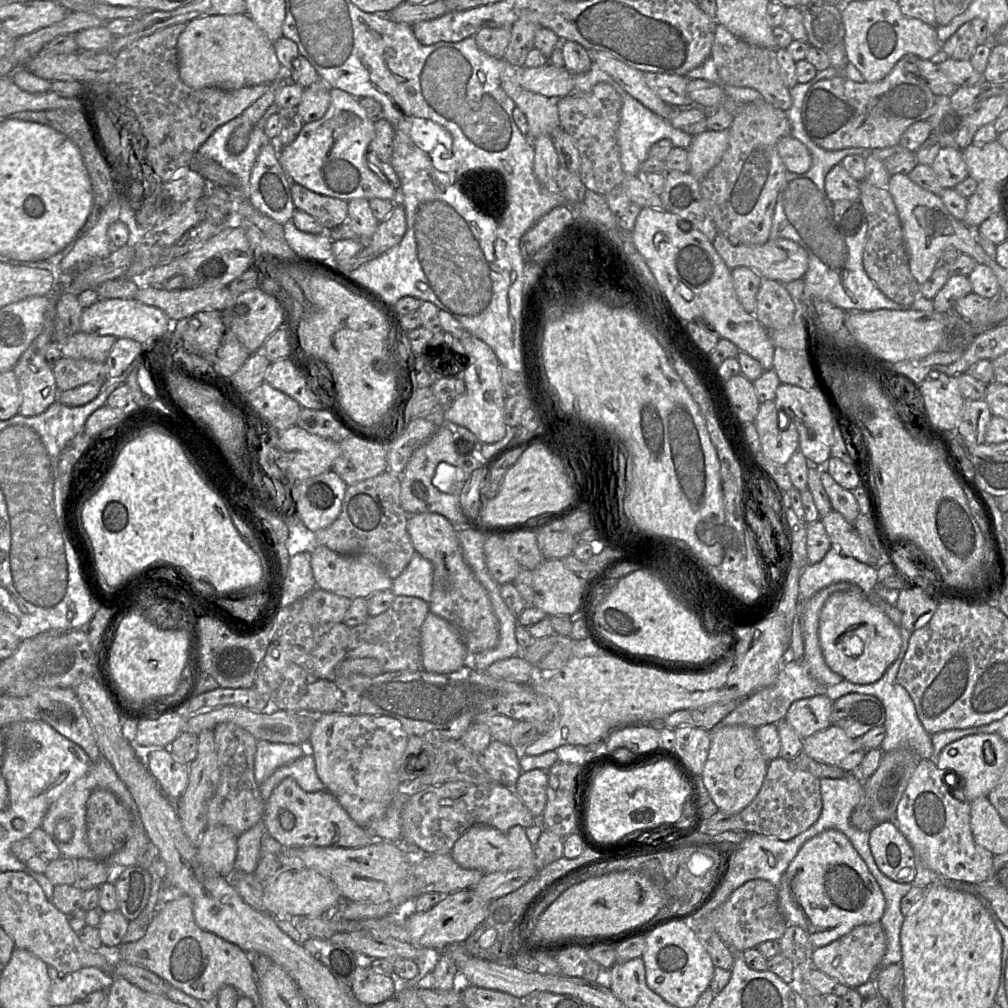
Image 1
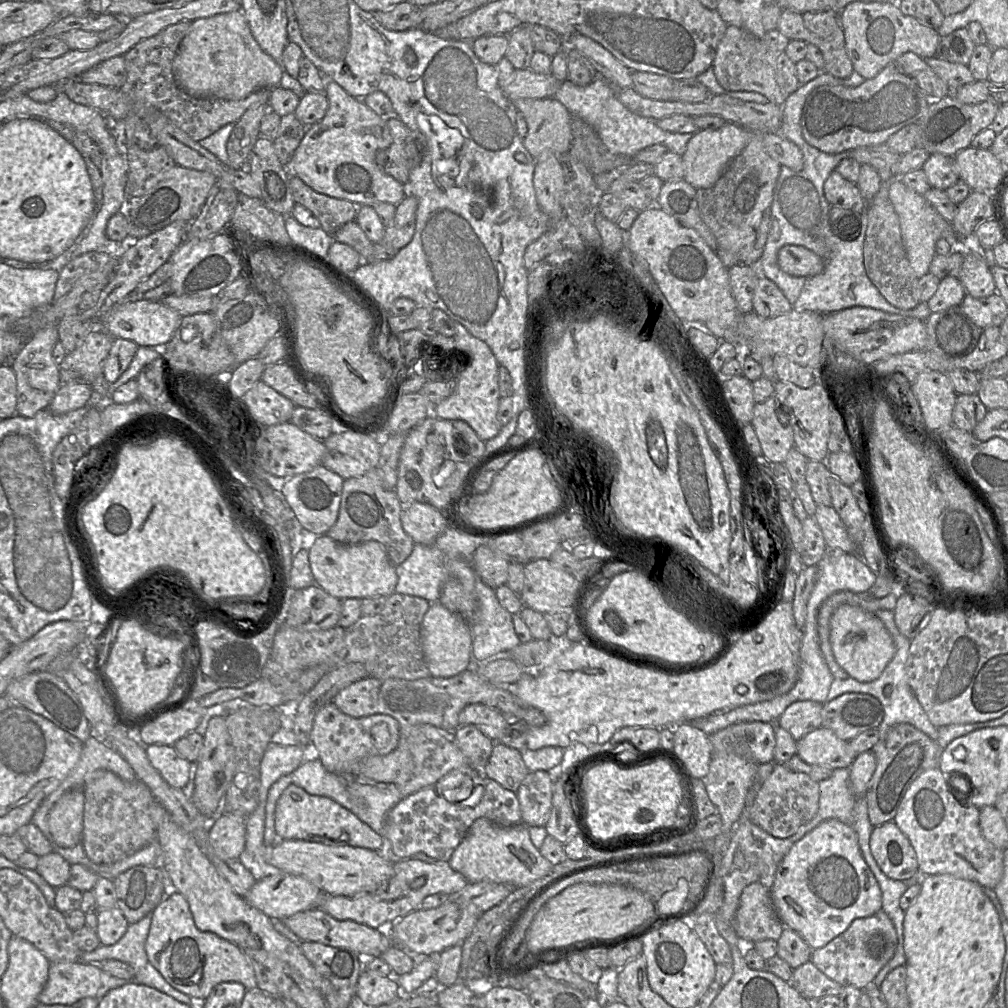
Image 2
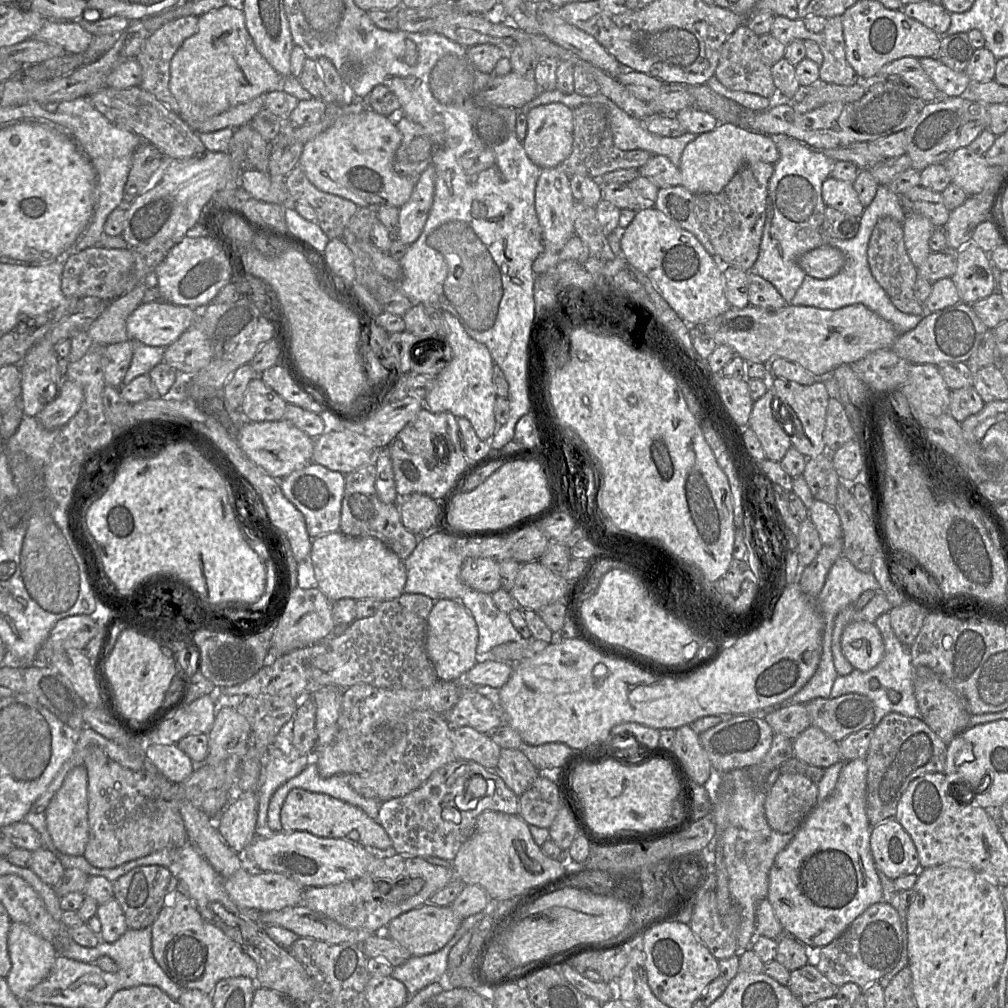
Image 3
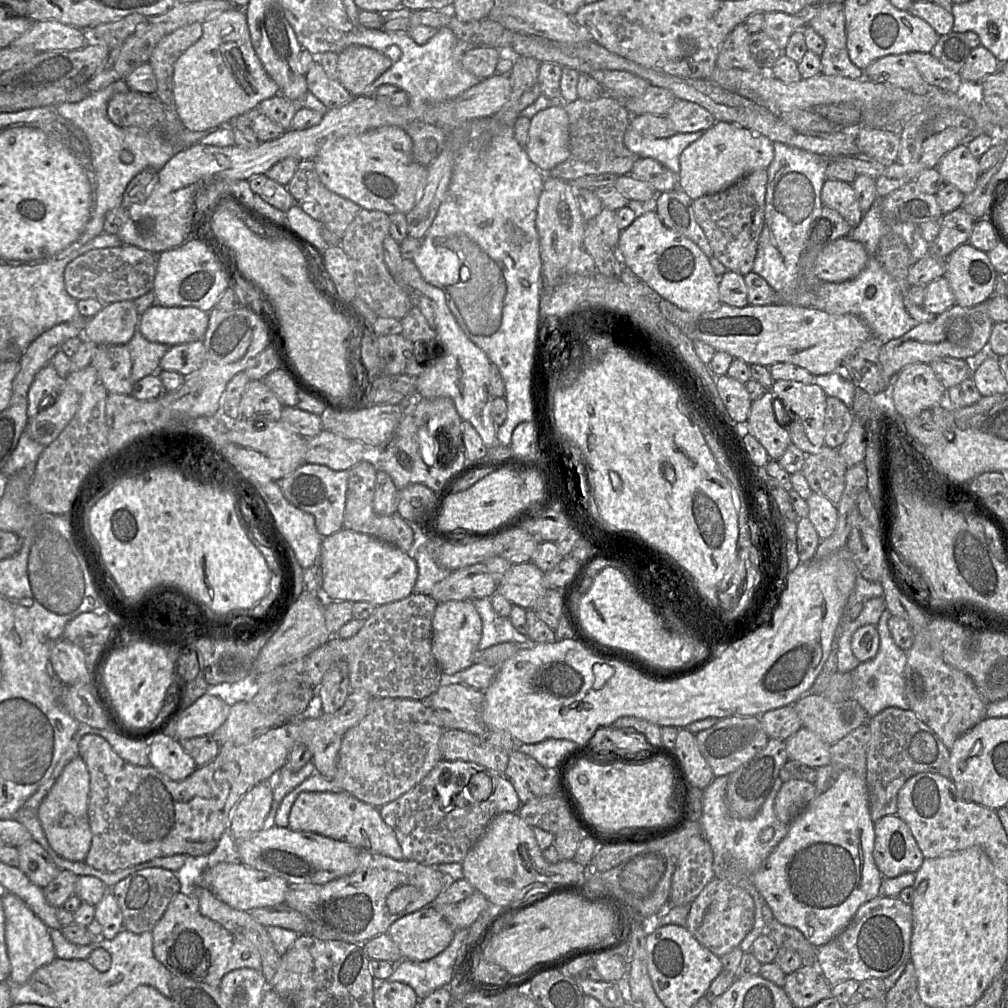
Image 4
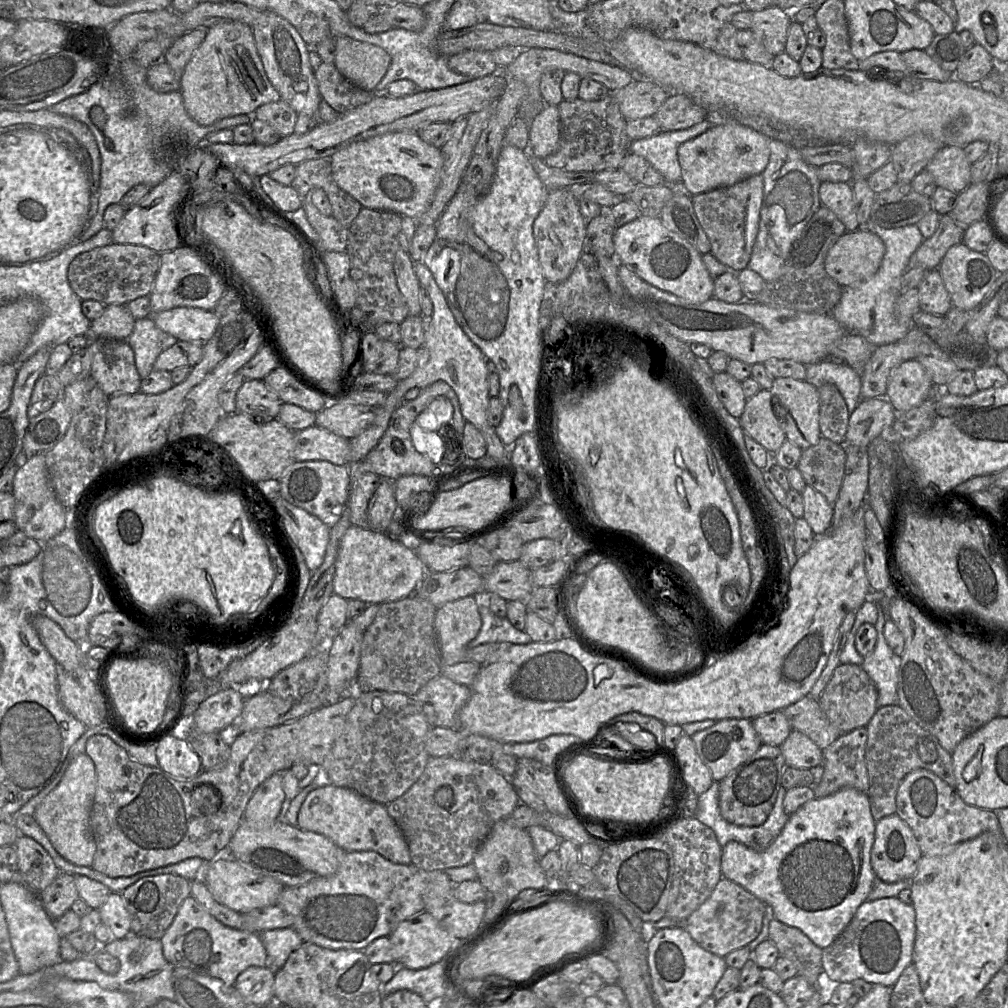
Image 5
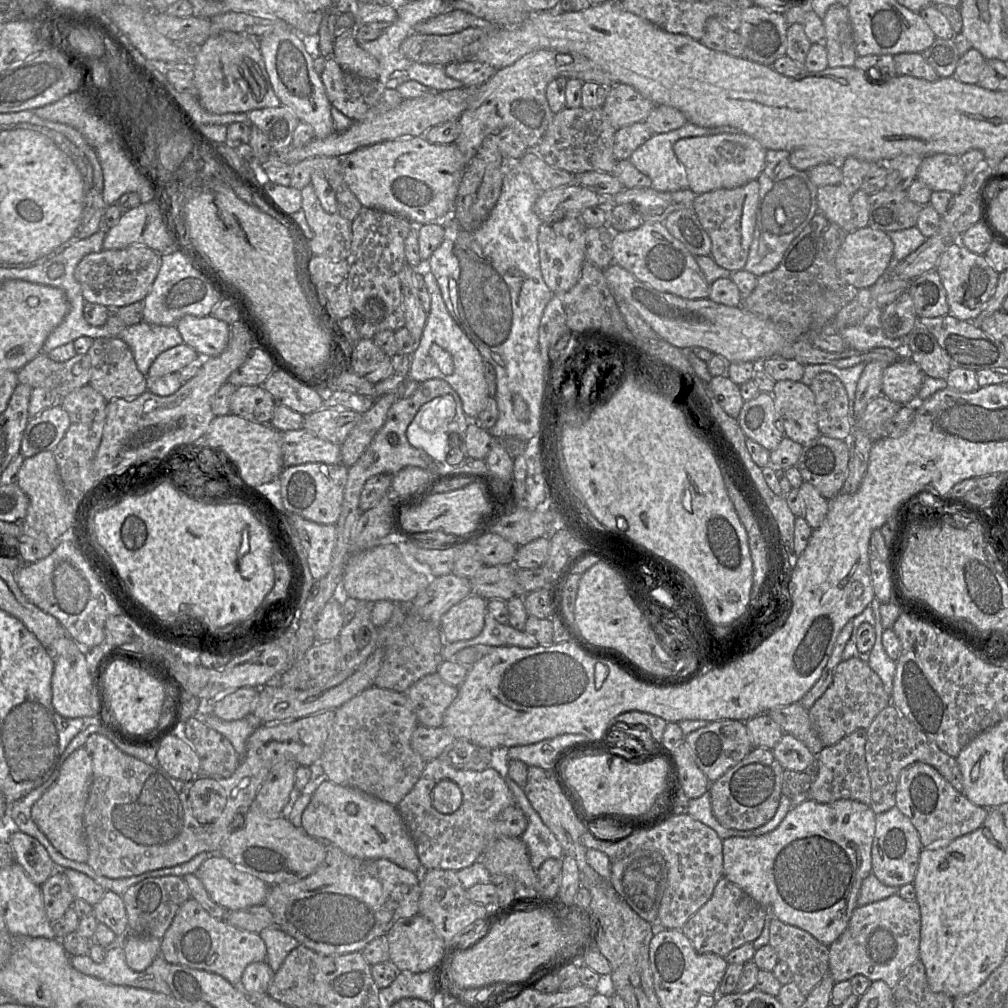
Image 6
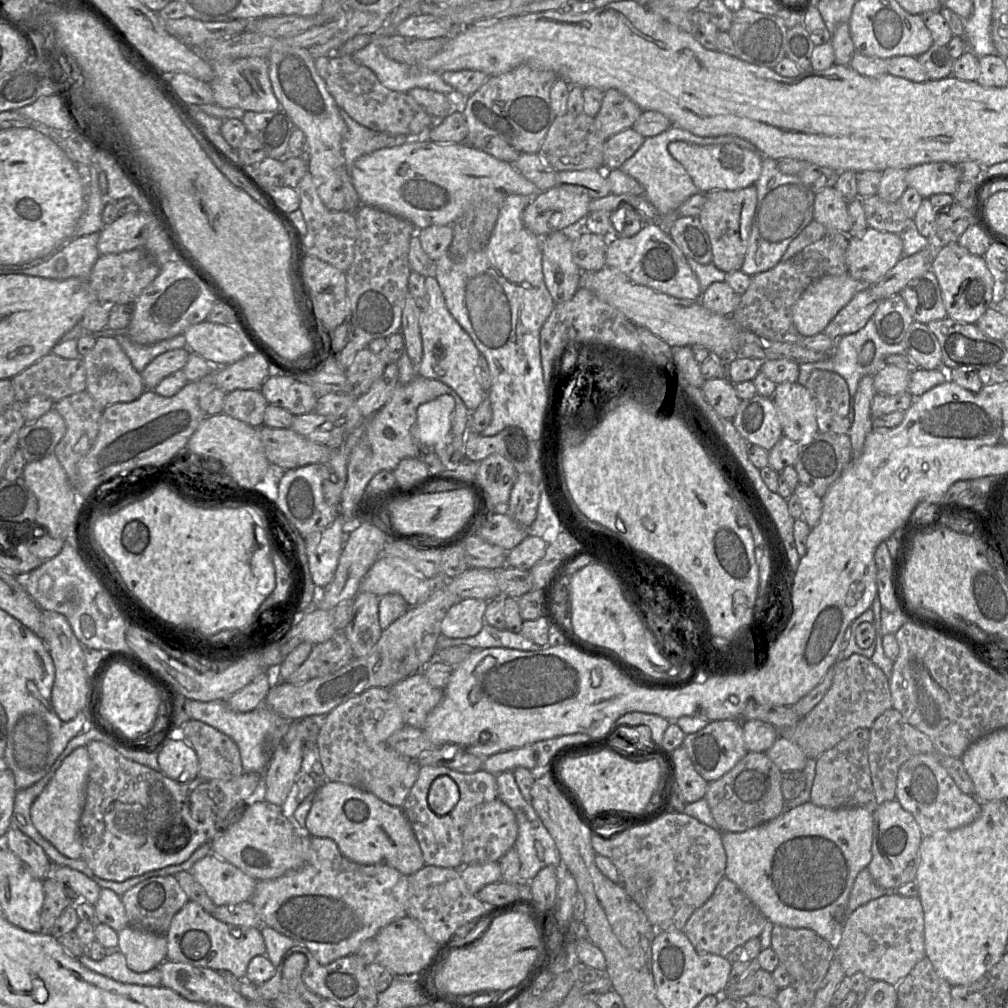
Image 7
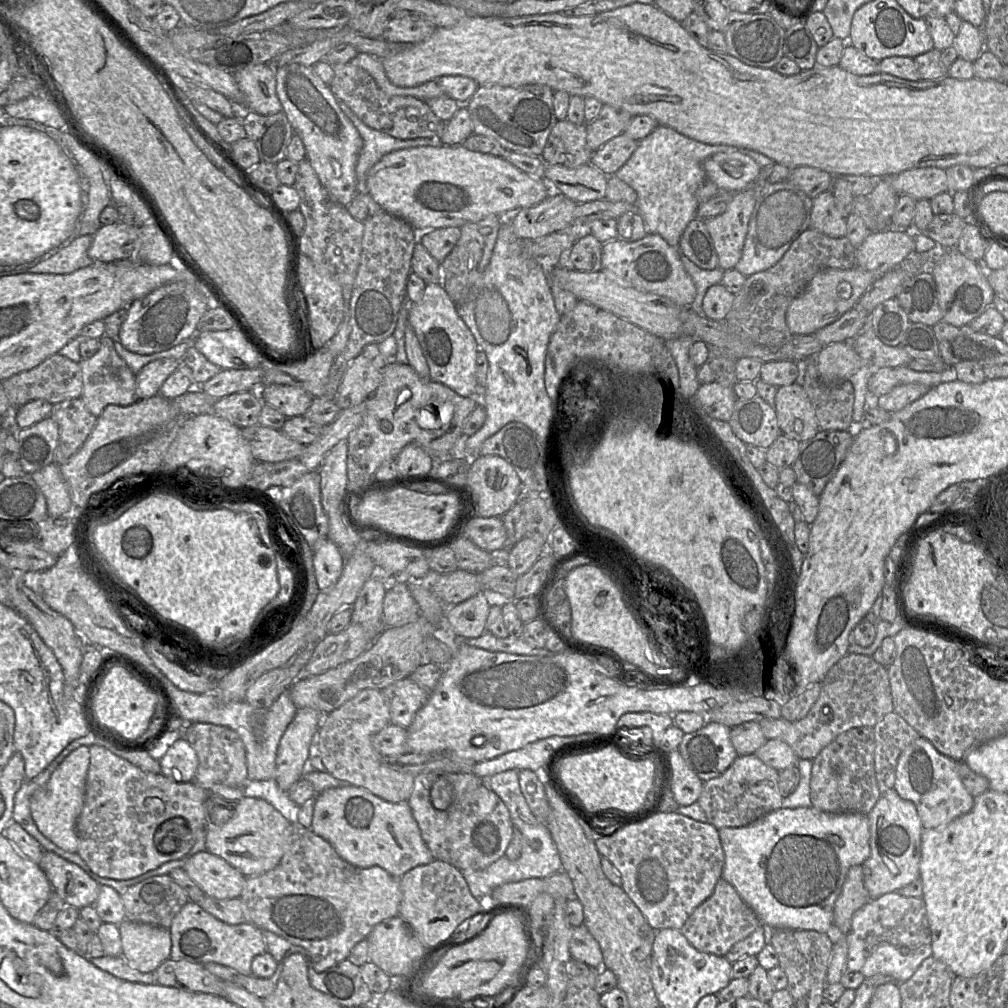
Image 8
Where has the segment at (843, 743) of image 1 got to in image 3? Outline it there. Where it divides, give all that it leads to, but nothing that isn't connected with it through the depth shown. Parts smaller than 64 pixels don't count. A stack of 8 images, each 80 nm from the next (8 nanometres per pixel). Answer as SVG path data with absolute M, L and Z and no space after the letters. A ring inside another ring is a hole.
M811 725L793 740L794 757L823 769L842 761L838 742Z

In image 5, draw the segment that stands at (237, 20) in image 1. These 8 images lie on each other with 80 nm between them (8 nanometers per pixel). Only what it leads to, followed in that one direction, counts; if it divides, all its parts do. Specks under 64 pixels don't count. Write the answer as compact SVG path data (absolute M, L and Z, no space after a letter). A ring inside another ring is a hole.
M226 21L207 29L204 40L184 69L180 78L179 91L187 113L201 126L209 126L236 115L253 115L259 106L281 99L266 76L255 46L252 28L239 21Z

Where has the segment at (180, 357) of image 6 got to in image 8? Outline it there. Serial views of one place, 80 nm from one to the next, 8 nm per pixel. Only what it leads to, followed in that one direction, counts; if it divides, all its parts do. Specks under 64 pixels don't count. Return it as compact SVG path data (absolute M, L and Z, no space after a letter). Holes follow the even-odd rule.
M161 358L146 364L135 378L138 399L159 394L165 380L178 368L181 360Z

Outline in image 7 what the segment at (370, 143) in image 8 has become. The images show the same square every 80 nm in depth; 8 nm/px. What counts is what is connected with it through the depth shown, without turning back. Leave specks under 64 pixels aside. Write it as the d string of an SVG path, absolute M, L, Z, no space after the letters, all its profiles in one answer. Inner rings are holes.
M339 108L339 114L347 127L346 134L342 140L342 152L345 158L345 168L348 173L354 162L365 154L382 148L394 147L406 141L430 140L428 133L420 134L418 137L414 137L414 139L406 136L392 136L359 124L341 108Z

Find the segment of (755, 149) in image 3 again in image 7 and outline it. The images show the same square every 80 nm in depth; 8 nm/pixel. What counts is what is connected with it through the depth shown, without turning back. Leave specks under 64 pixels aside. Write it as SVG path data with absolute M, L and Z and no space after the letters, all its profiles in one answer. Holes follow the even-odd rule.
M675 141L669 145L671 155L682 164L701 193L715 190L740 190L755 185L763 167L763 157L734 143L699 145Z

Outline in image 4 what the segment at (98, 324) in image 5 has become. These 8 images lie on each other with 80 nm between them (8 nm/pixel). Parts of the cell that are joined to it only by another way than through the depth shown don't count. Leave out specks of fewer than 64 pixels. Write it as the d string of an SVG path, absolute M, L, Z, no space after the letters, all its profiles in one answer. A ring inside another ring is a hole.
M133 300L104 305L101 311L86 320L82 339L96 345L127 345L138 329L139 318Z

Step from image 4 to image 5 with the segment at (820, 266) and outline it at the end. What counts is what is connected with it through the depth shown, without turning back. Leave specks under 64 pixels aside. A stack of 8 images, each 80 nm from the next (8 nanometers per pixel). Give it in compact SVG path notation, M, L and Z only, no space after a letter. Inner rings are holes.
M858 228L846 231L829 249L825 270L842 288L857 286L870 279L879 269L885 254L882 239Z

